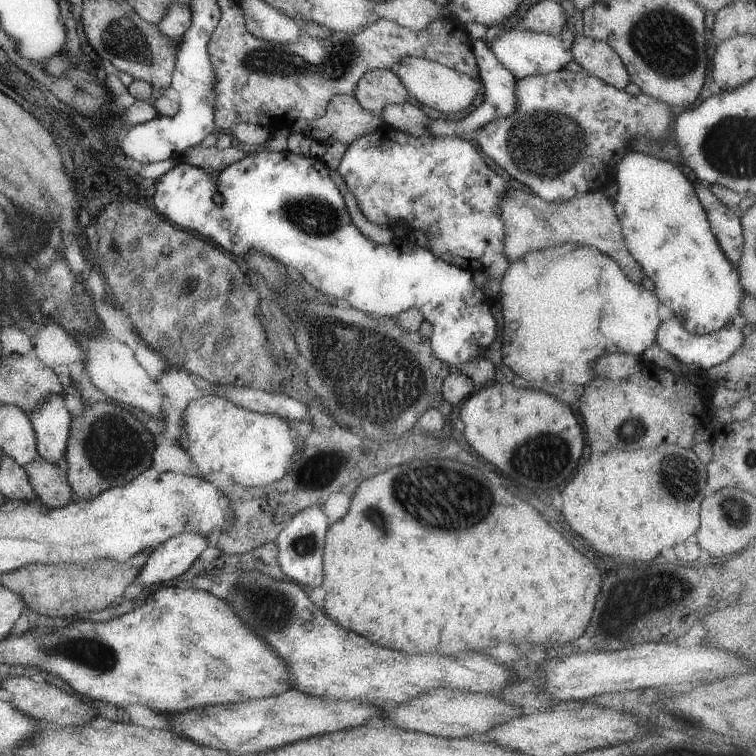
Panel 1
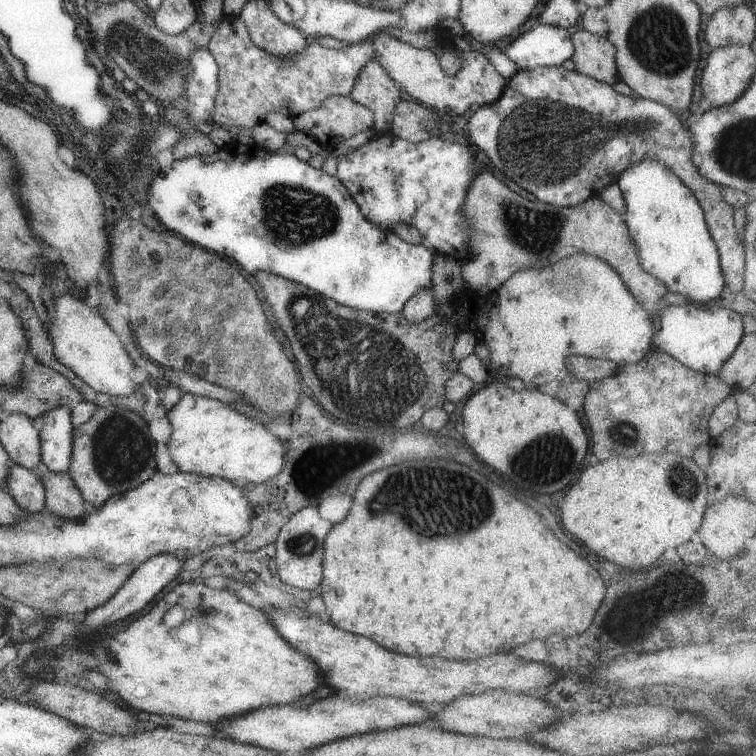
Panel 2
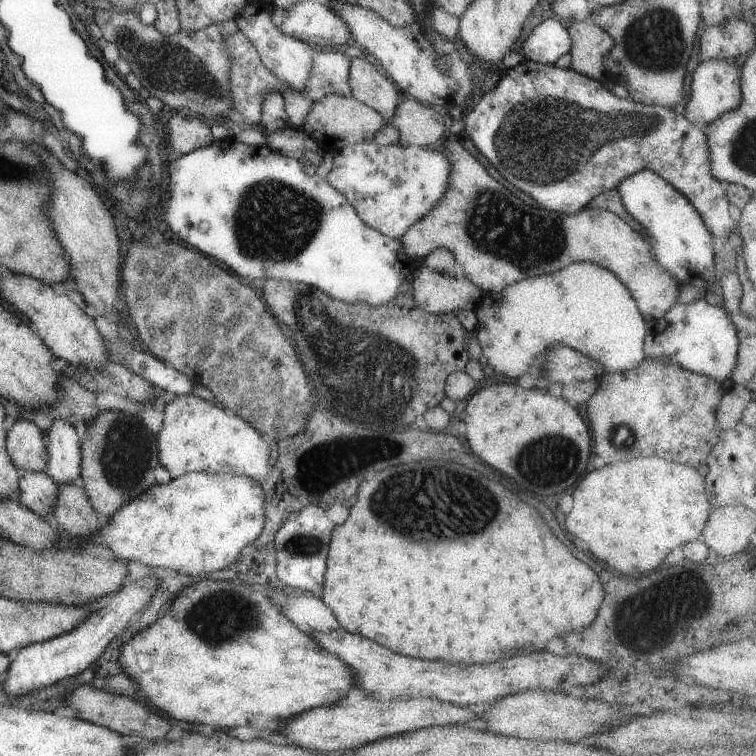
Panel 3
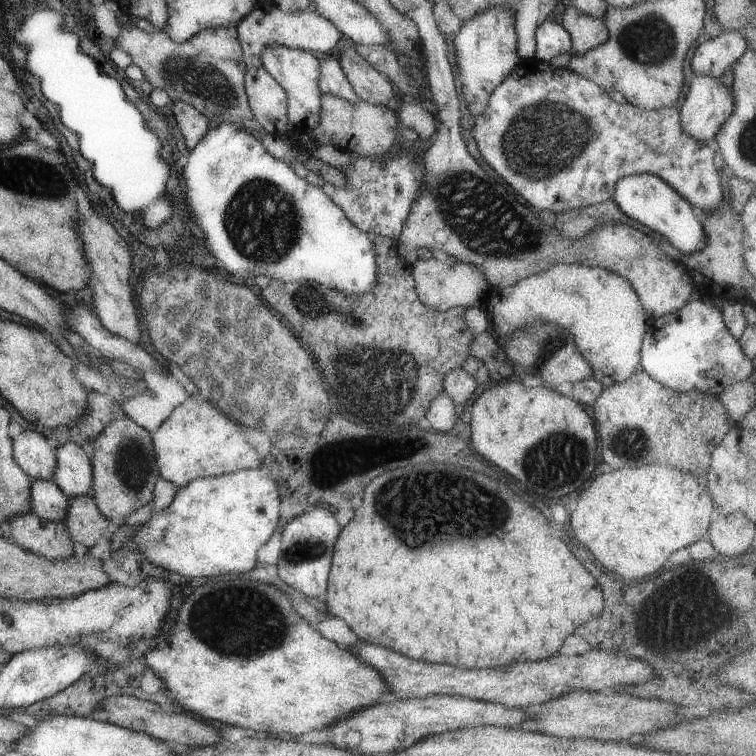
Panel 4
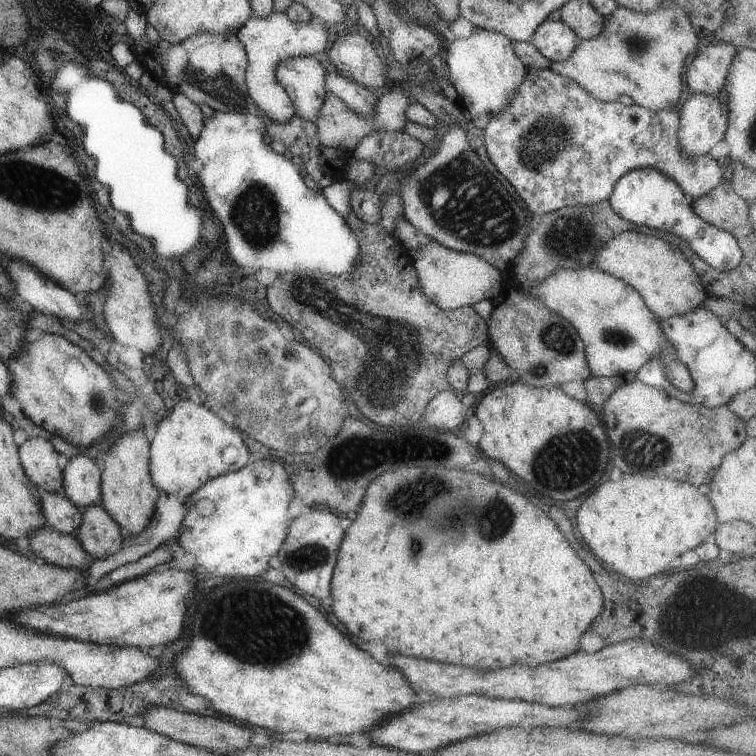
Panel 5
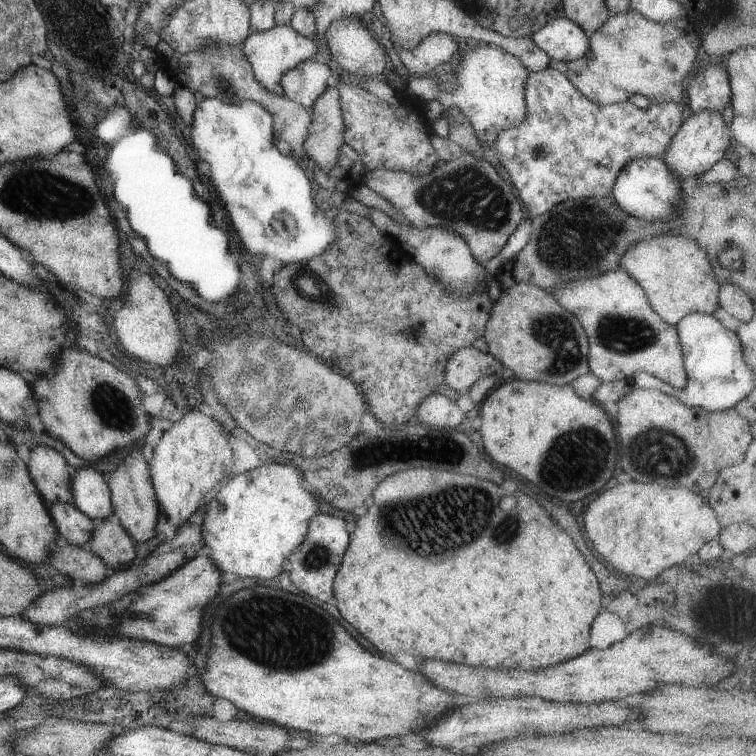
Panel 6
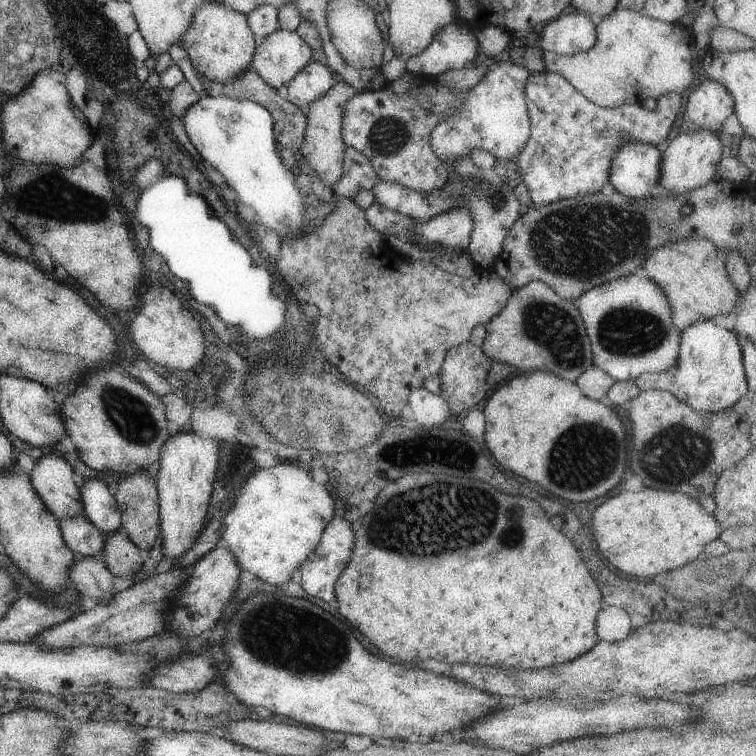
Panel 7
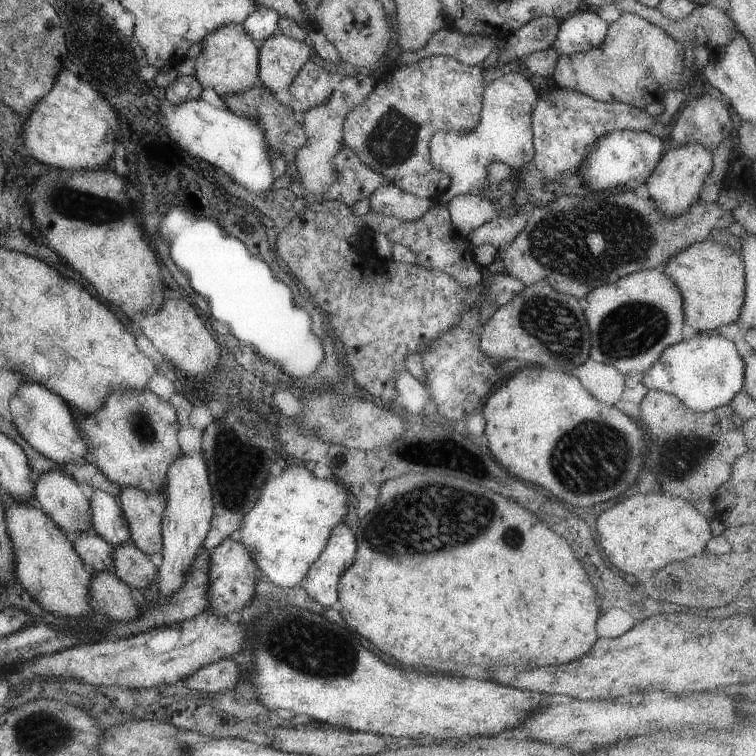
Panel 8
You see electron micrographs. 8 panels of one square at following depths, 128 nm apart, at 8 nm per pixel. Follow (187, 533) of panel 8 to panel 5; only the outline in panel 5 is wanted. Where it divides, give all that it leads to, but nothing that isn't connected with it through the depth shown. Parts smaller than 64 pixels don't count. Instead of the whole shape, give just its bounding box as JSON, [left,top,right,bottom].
[148,401,249,504]

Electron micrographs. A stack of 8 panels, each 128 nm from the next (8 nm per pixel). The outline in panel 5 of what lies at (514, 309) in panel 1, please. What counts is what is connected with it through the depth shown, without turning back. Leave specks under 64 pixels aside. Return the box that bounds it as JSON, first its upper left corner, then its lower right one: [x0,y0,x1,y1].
[523,266,665,383]

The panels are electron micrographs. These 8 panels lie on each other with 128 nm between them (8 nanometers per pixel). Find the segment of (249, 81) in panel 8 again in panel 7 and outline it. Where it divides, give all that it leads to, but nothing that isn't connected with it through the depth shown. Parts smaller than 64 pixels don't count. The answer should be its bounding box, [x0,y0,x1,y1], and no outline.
[177,2,255,82]

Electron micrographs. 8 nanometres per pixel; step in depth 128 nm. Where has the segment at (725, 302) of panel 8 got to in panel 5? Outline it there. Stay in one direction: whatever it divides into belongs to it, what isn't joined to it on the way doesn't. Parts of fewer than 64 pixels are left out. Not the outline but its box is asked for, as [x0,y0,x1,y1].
[590,231,707,320]

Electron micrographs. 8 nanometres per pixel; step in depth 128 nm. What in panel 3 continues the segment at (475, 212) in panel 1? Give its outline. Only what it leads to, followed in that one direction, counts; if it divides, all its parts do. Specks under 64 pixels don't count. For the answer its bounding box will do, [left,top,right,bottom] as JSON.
[325,142,450,239]

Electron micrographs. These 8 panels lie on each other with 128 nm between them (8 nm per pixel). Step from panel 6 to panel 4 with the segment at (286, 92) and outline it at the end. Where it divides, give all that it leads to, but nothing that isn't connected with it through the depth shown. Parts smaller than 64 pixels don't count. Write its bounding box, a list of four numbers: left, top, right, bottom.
[260,45,321,132]

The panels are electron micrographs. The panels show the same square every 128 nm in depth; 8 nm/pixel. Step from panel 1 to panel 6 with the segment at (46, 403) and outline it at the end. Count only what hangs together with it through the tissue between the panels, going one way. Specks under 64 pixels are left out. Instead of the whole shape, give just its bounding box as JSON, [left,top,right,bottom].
[70,466,112,522]

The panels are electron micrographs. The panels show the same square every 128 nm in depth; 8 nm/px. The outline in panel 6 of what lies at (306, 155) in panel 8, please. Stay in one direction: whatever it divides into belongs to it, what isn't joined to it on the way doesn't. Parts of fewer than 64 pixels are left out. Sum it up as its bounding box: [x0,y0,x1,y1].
[303,81,345,172]

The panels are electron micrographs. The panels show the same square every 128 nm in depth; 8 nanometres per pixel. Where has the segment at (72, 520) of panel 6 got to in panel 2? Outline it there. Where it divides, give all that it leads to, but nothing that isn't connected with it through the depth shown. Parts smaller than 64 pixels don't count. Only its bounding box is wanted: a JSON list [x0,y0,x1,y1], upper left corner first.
[5,463,44,513]

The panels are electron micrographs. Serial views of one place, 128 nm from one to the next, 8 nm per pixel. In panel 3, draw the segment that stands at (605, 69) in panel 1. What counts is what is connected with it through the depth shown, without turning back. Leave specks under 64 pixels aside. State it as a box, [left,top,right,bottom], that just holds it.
[566,20,613,81]

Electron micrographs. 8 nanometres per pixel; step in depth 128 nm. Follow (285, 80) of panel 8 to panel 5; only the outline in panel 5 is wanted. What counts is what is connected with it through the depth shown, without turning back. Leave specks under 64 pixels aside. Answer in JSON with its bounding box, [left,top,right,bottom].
[235,11,335,122]

